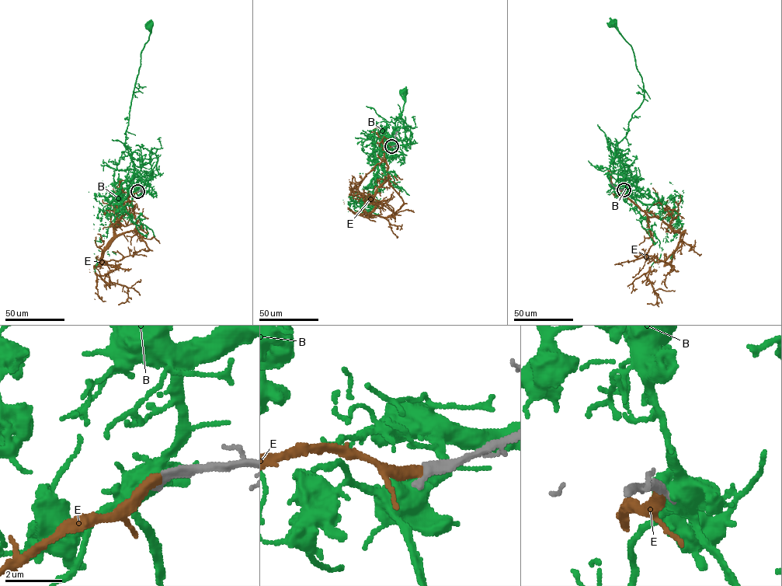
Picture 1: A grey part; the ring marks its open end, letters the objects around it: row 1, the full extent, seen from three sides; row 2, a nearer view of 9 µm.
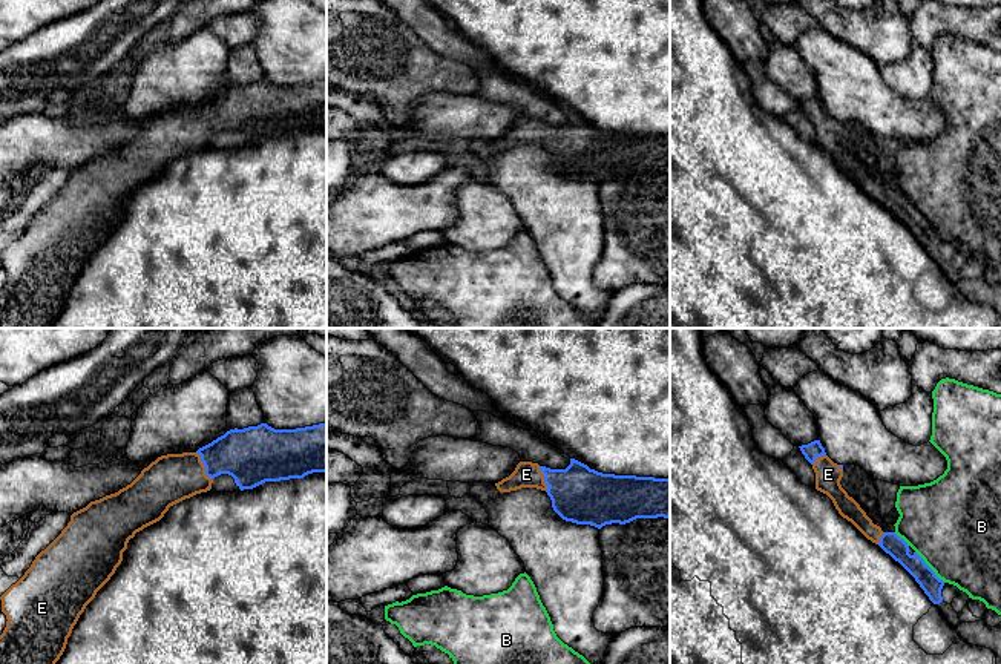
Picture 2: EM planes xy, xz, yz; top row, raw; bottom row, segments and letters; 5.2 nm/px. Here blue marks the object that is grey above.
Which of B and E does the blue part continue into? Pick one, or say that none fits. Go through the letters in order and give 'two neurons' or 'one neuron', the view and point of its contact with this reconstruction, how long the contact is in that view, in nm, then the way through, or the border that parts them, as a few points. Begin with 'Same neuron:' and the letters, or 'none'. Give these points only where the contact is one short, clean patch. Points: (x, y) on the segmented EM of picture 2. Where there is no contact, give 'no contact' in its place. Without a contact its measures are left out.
Same neuron: E
B: two neurons | yz (929, 568) | 220 nm
E: one neuron | xy (204, 465) | 170 nm

